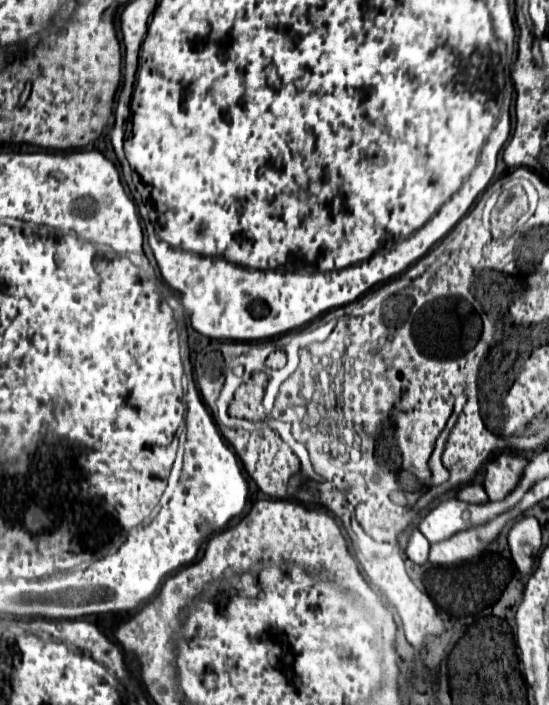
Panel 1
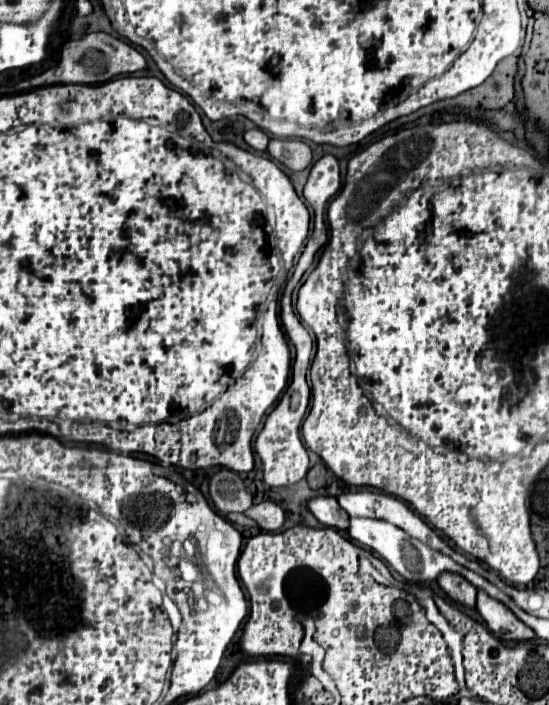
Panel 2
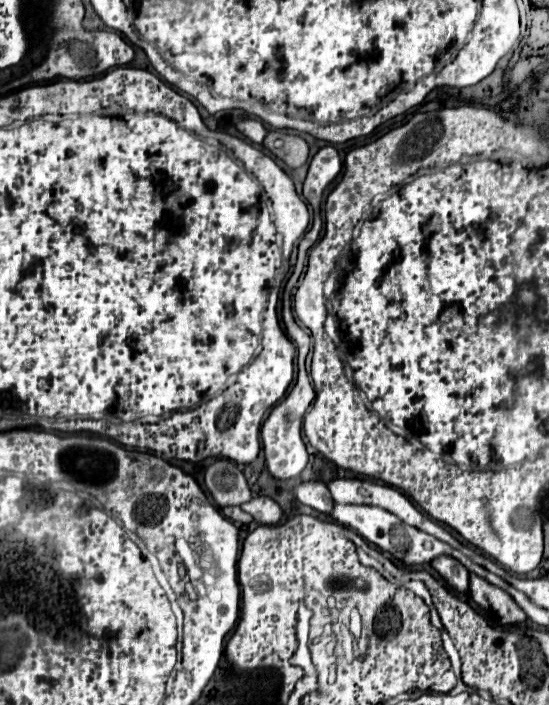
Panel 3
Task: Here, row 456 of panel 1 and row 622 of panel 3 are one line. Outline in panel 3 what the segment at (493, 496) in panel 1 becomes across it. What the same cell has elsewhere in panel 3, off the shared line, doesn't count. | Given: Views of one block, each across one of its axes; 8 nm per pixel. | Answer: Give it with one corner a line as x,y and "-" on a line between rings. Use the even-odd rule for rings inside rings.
470,576
470,596
484,612
492,612
500,626
526,622
526,614
516,606
516,602
504,590
488,584
480,576

